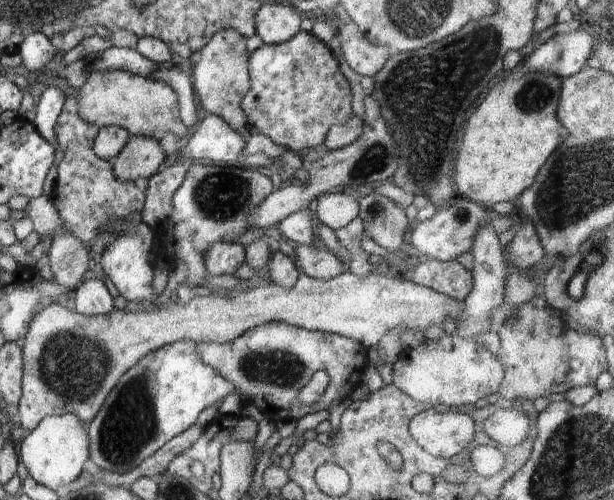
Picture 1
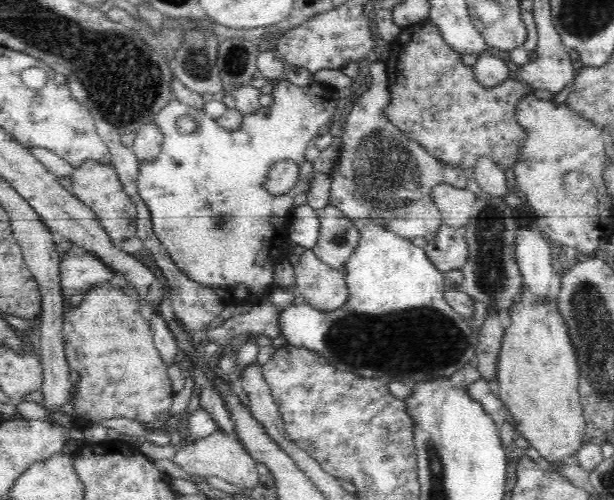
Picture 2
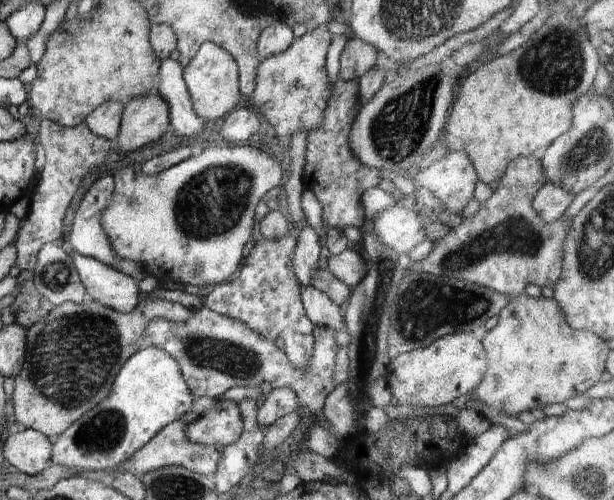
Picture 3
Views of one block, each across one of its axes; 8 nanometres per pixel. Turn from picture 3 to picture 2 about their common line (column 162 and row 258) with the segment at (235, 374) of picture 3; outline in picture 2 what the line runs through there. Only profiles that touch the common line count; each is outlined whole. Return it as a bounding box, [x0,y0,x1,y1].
[311,218,360,274]

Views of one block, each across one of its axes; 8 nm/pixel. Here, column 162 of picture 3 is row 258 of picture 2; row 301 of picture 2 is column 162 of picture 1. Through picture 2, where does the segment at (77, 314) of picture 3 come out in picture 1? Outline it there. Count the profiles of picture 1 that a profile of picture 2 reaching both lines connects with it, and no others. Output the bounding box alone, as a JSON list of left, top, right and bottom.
[20,271,464,432]

